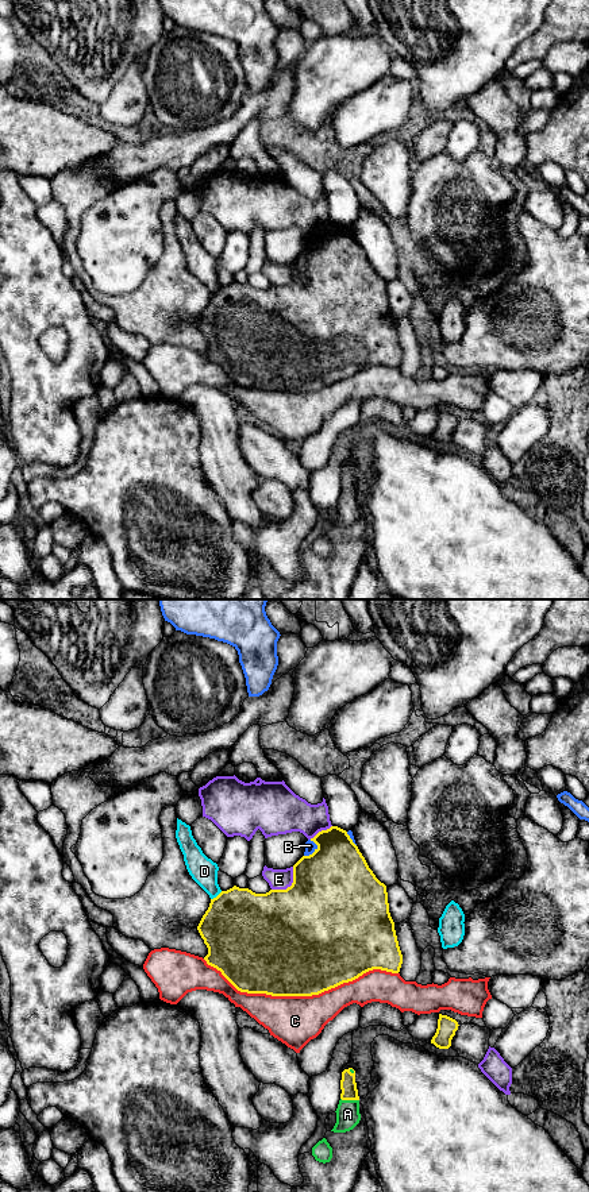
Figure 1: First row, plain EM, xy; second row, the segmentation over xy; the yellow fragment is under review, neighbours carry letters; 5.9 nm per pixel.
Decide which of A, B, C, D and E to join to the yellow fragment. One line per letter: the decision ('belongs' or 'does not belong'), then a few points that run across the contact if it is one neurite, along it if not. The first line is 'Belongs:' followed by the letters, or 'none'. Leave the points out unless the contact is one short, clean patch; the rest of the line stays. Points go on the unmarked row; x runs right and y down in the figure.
Belongs: A
A: belongs | xy (347, 479), (350, 494), (347, 509)
B: does not belong
C: does not belong
D: does not belong
E: does not belong

